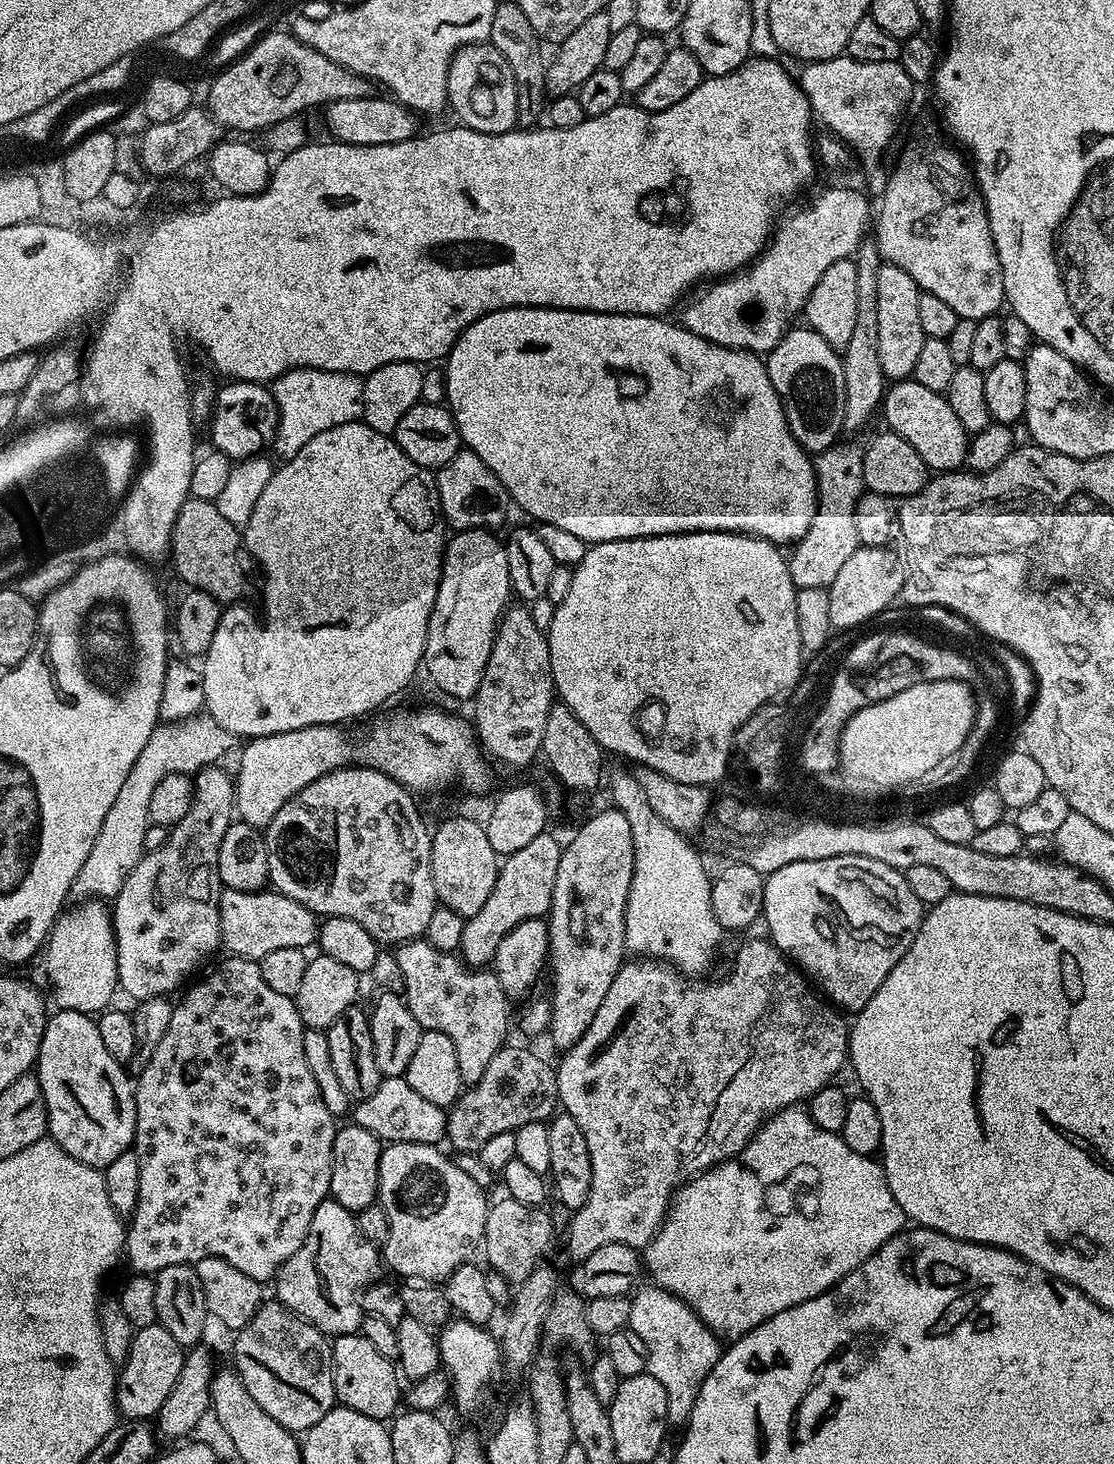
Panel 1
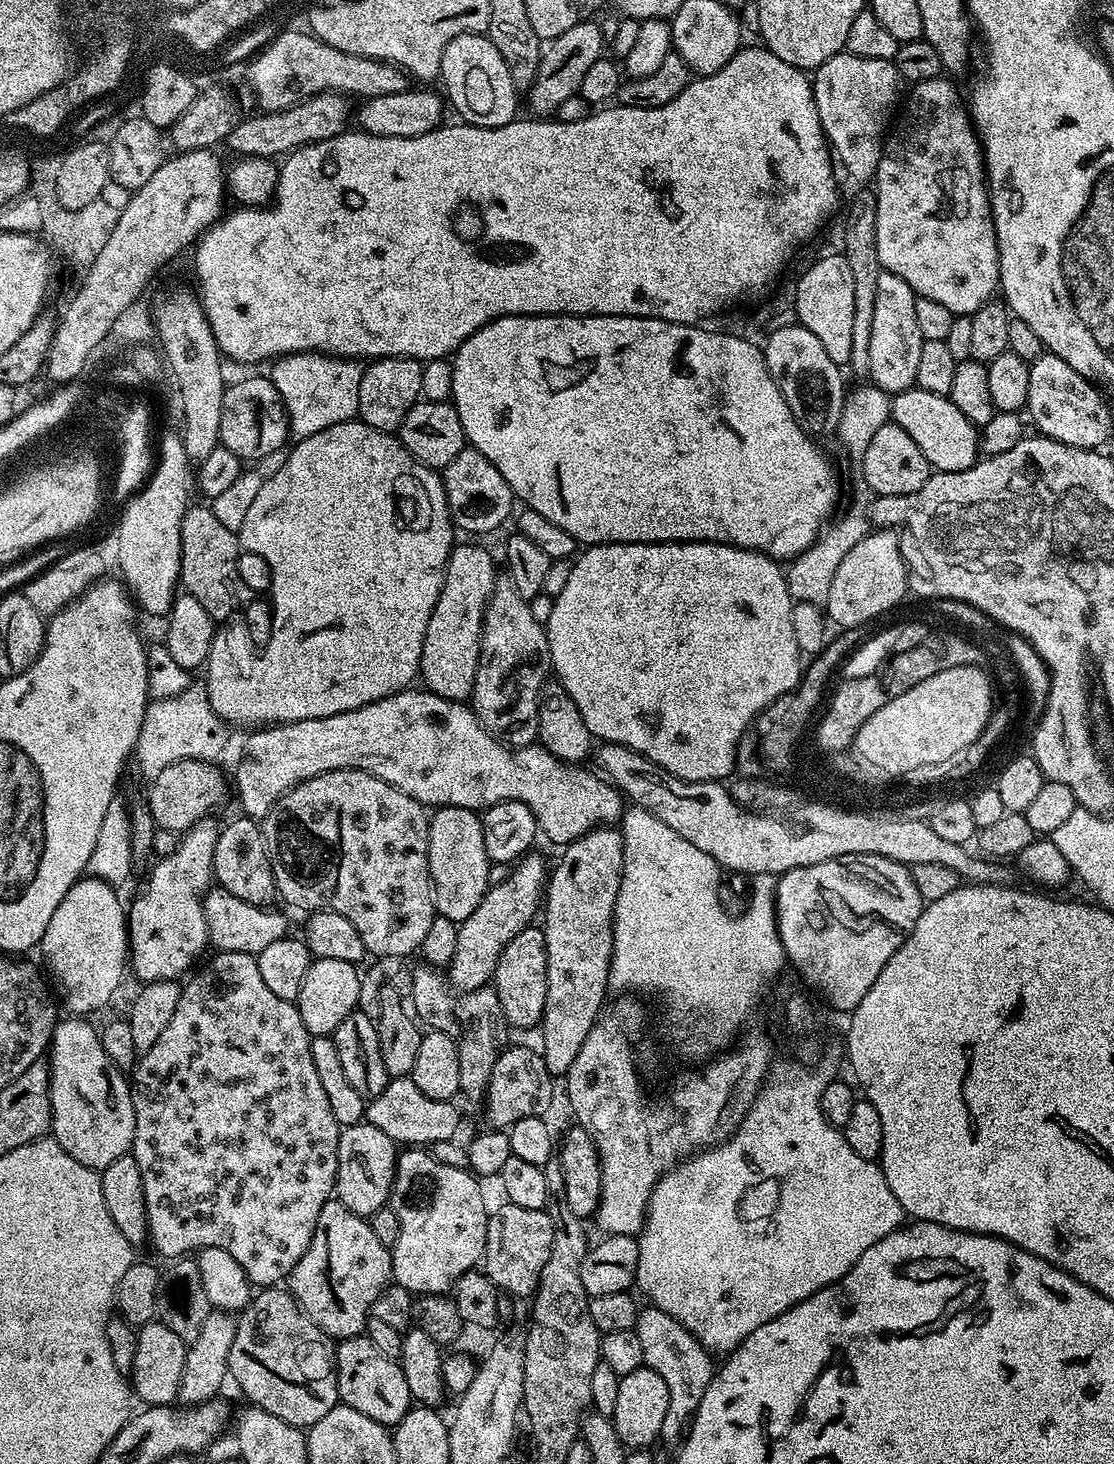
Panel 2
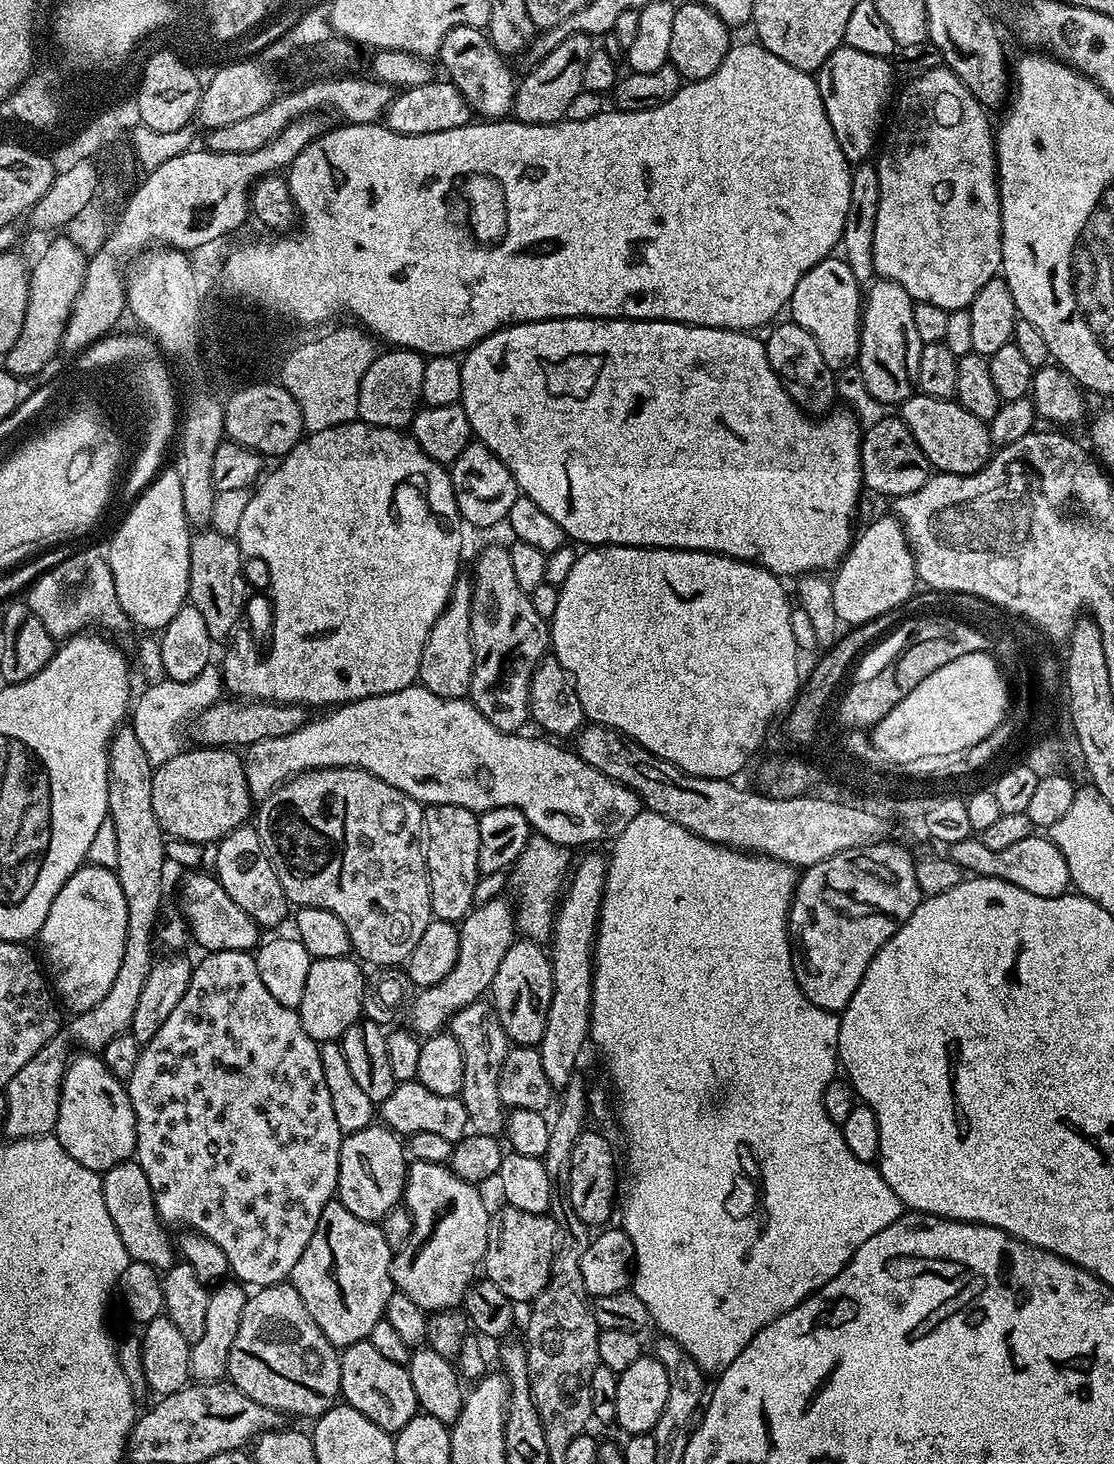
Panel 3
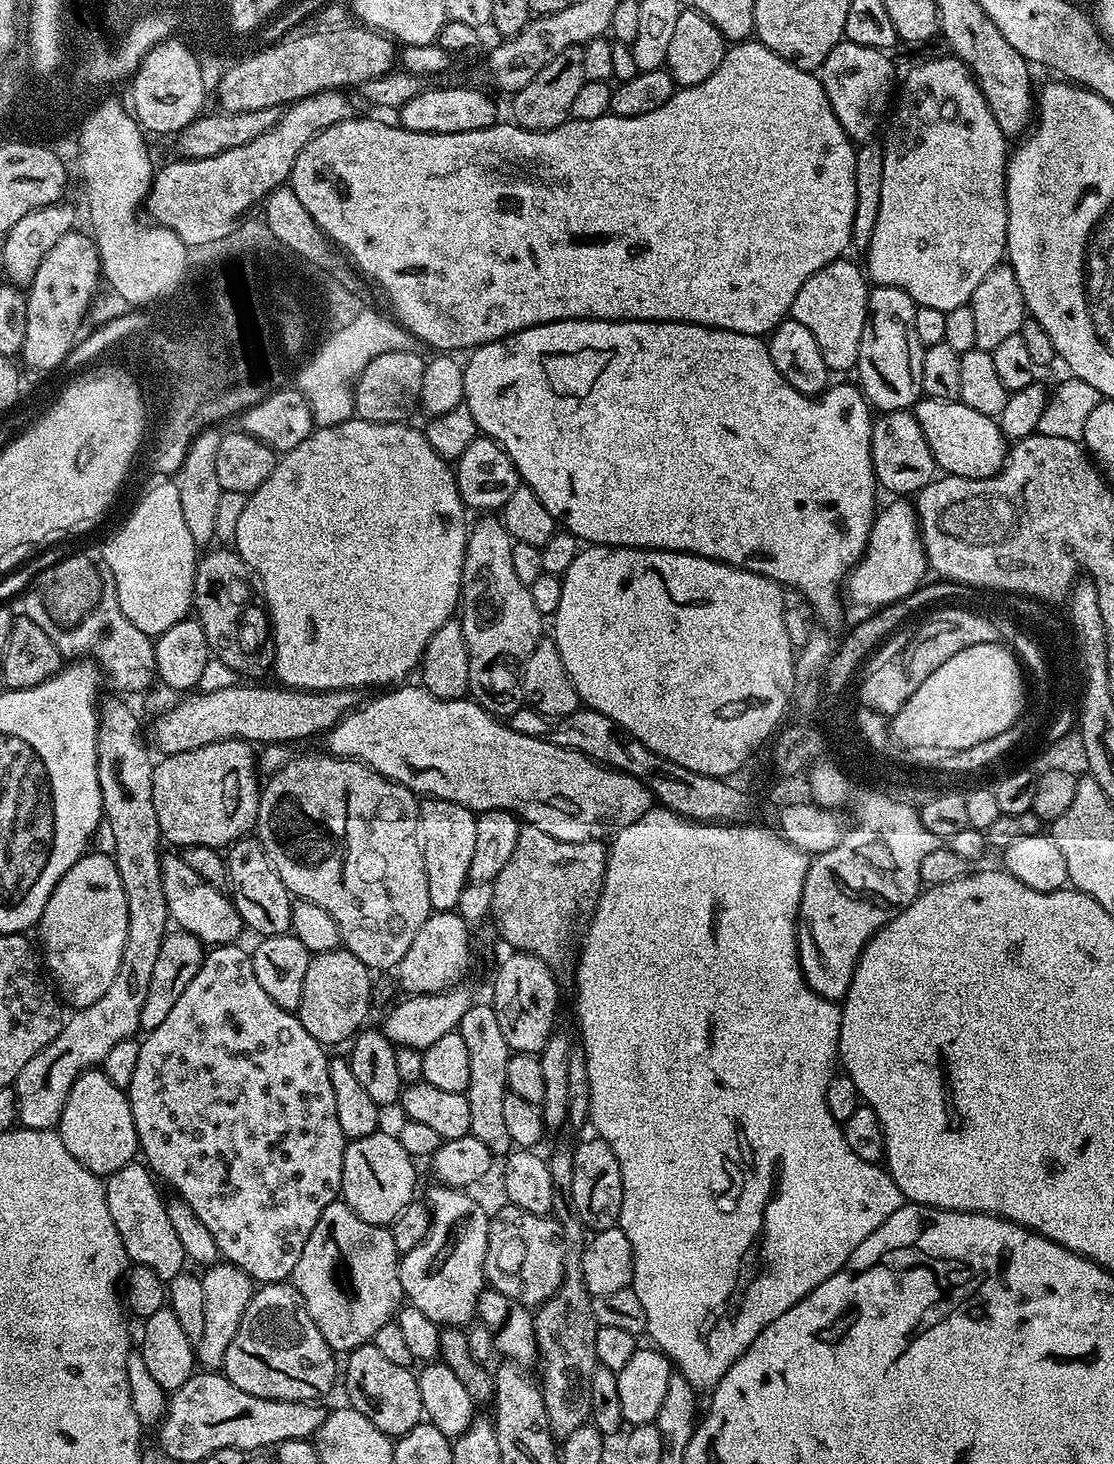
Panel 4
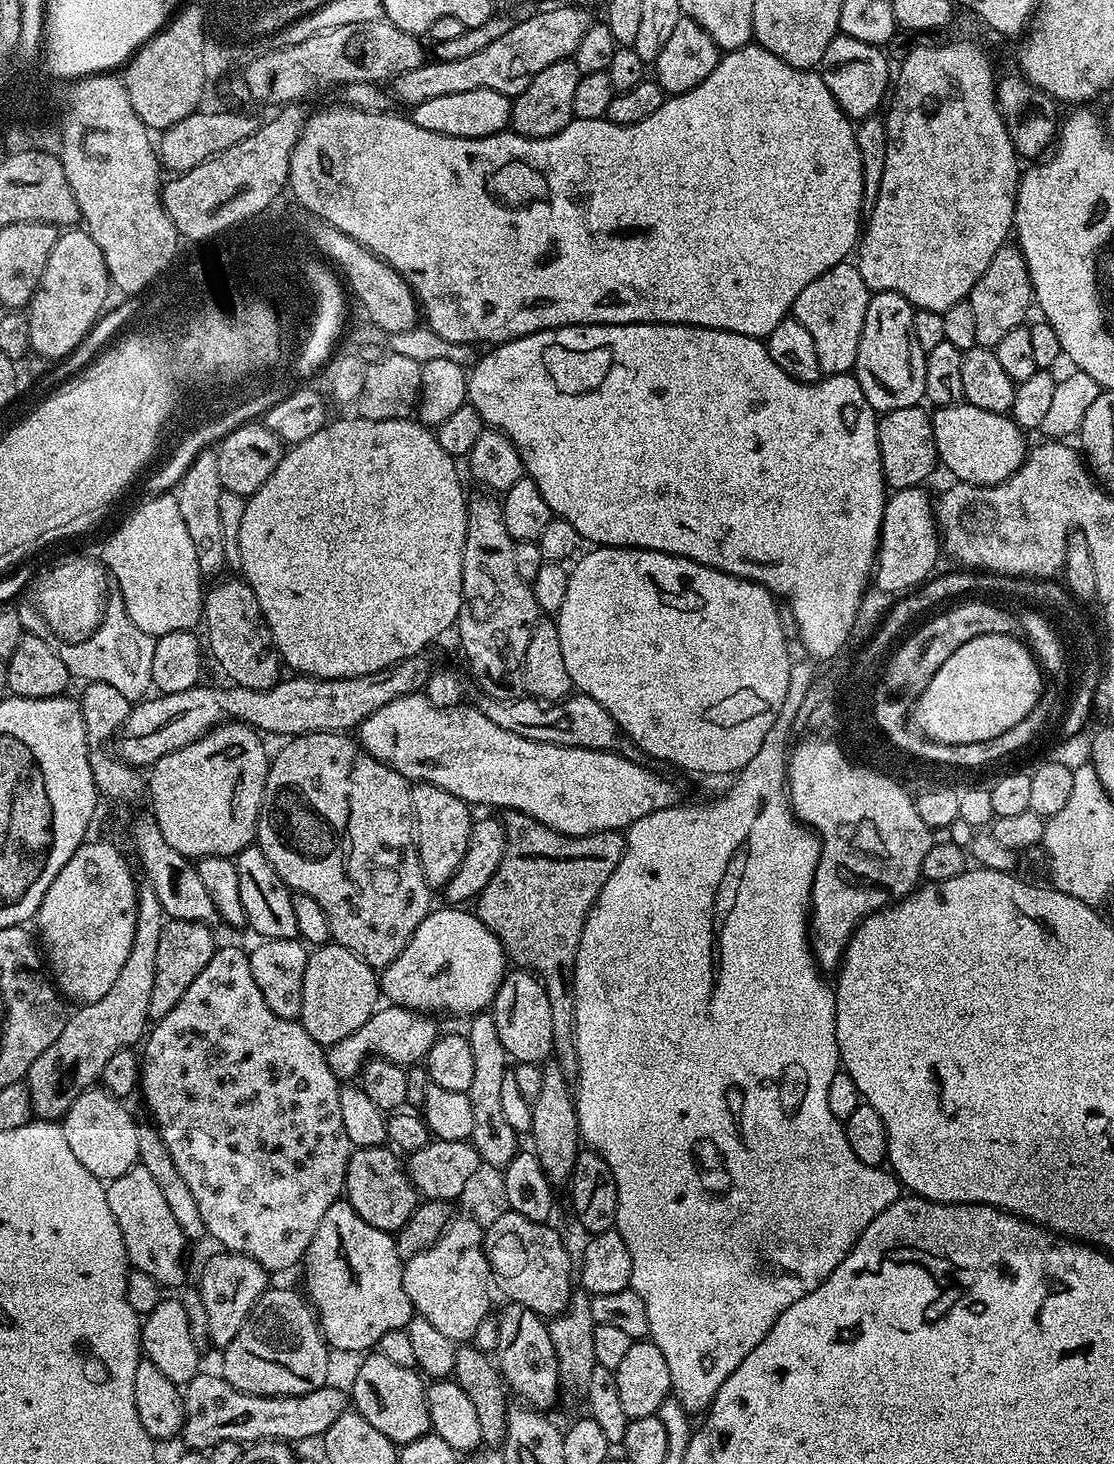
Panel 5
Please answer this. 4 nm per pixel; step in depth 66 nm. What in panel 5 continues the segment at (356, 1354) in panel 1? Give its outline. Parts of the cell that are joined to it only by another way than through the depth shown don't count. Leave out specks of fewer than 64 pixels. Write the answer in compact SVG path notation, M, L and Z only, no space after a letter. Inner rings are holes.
M368 1354L361 1360L364 1361L357 1366L352 1376L352 1392L350 1388L350 1404L354 1411L366 1418L370 1426L386 1434L386 1438L390 1438L397 1446L429 1435L428 1394L421 1373L416 1368L397 1366L379 1354Z

